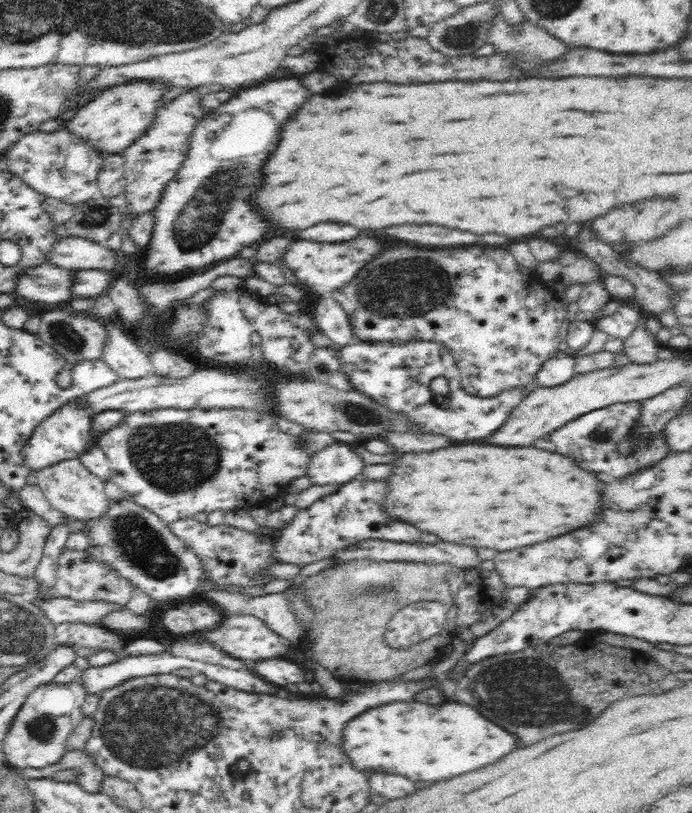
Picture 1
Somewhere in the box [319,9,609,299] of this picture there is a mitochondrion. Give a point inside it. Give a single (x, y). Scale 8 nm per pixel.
(461, 36)

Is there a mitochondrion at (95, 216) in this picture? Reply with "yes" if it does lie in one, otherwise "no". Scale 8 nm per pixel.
yes

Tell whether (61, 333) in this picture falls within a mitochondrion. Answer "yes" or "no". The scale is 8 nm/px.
yes

